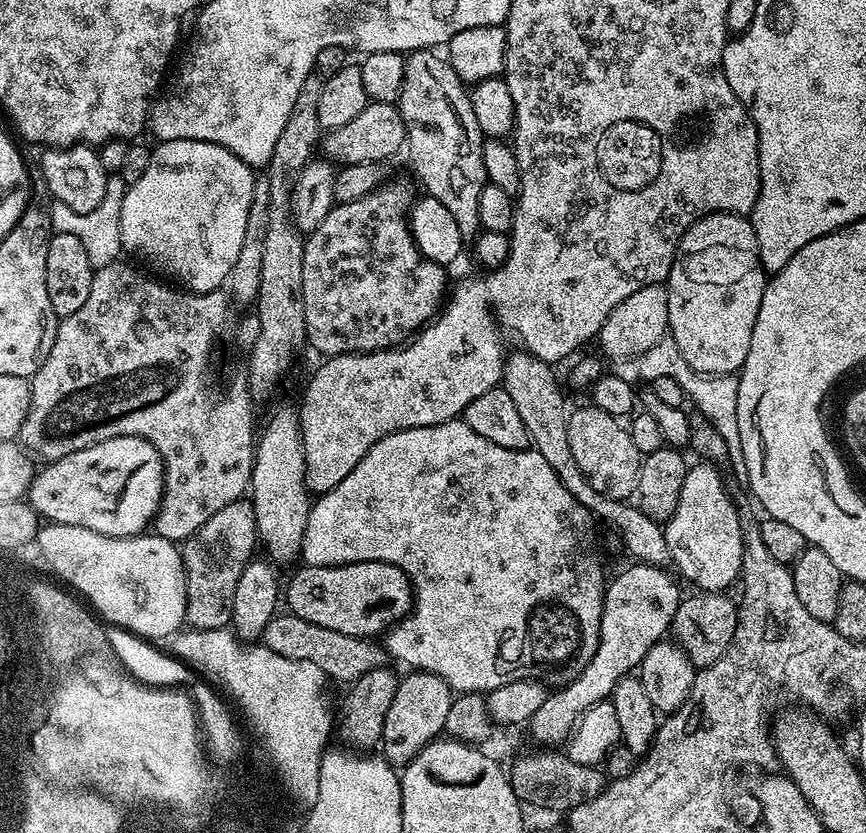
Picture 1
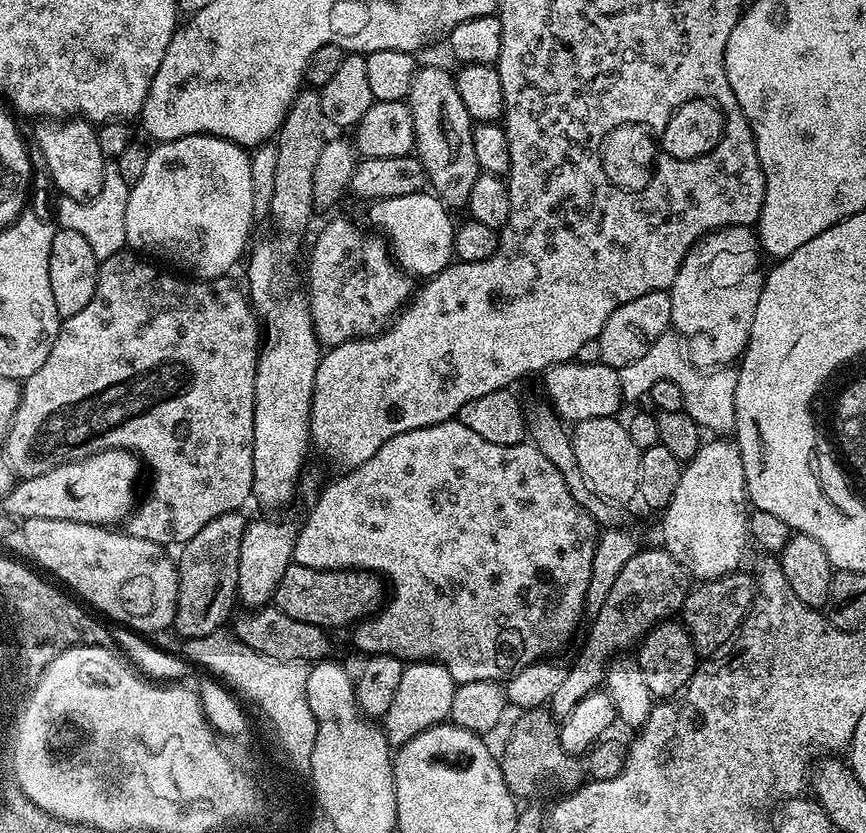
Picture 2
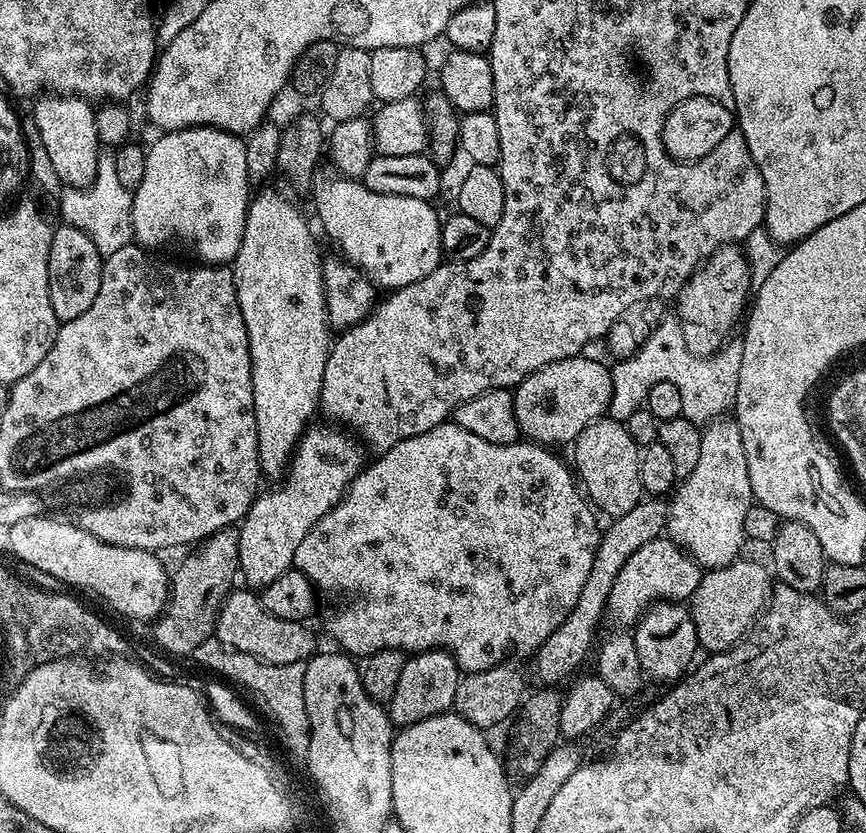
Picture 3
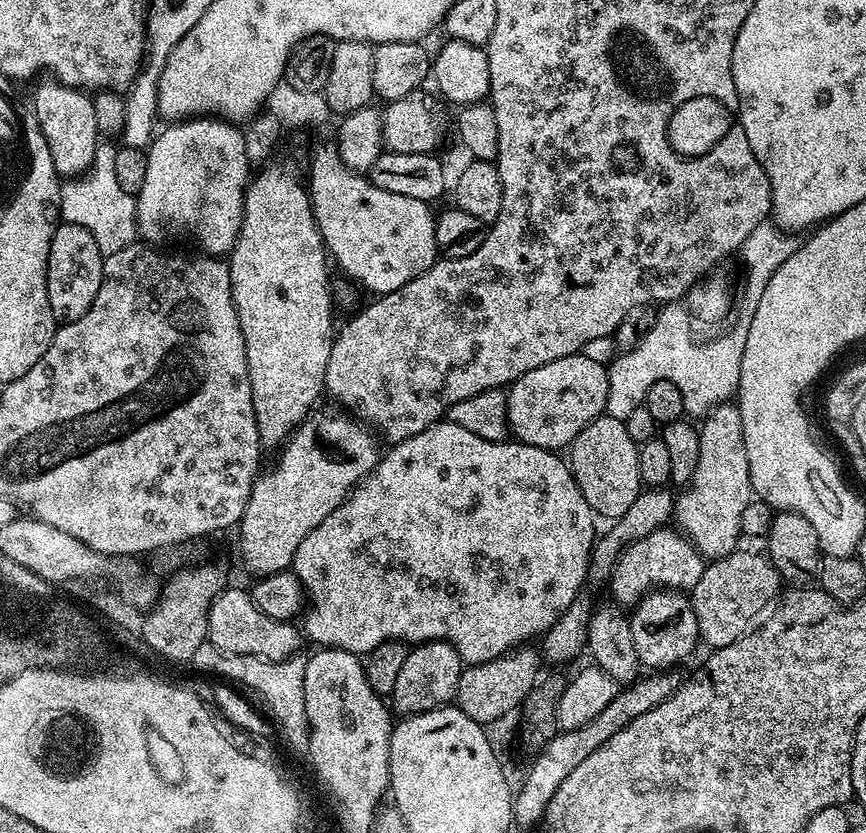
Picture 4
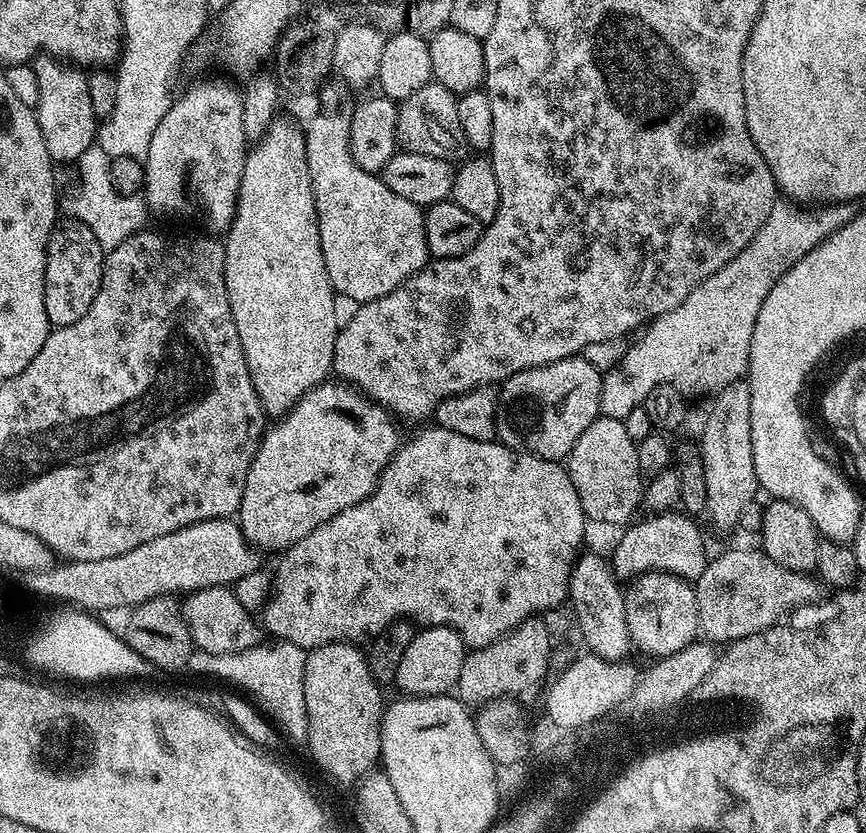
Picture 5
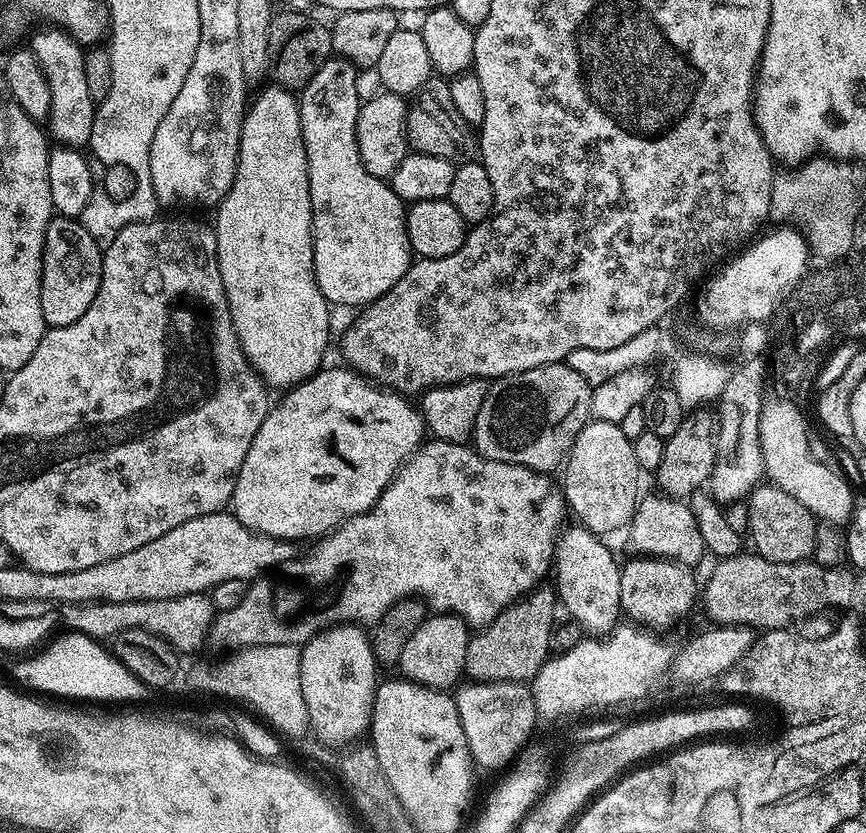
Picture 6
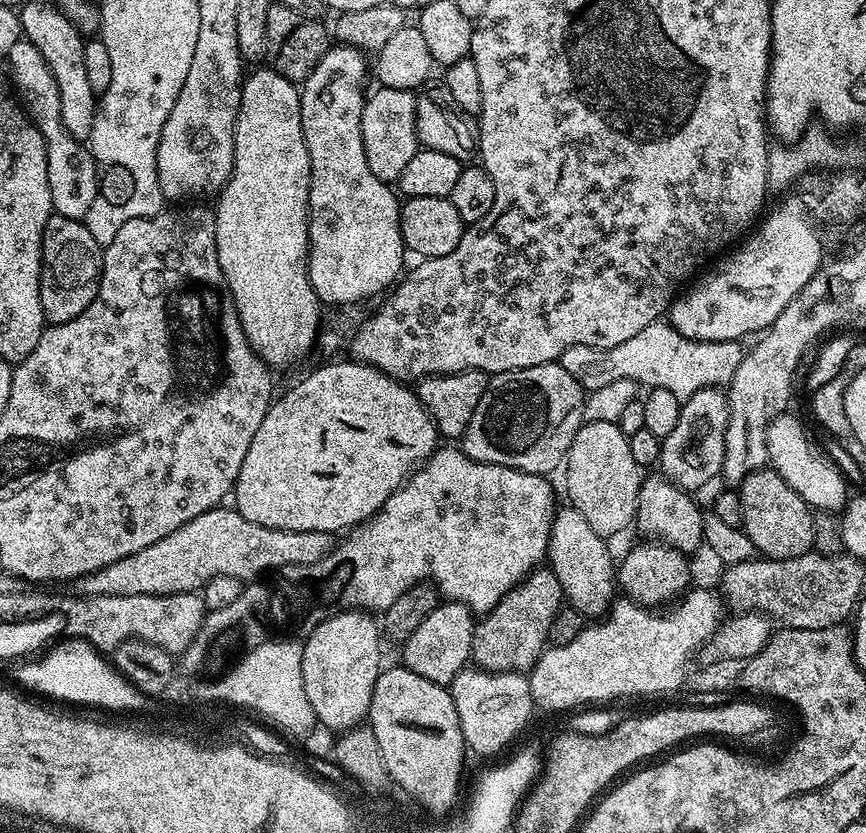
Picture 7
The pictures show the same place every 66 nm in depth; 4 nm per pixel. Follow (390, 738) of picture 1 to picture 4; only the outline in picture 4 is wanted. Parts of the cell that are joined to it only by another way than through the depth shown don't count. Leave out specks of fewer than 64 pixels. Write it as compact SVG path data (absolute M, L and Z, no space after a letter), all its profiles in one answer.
M425 640L409 647L406 662L402 662L398 679L394 681L391 707L395 711L397 708L404 716L413 716L451 705L456 698L461 671L462 661L458 650L454 650L454 646L446 640Z

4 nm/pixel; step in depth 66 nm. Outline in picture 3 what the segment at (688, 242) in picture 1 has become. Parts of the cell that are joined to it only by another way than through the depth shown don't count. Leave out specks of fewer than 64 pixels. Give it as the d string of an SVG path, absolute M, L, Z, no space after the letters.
M728 245L720 249L684 284L676 298L680 310L679 317L687 324L698 326L714 334L730 331L743 317L752 292L751 268L743 251Z

